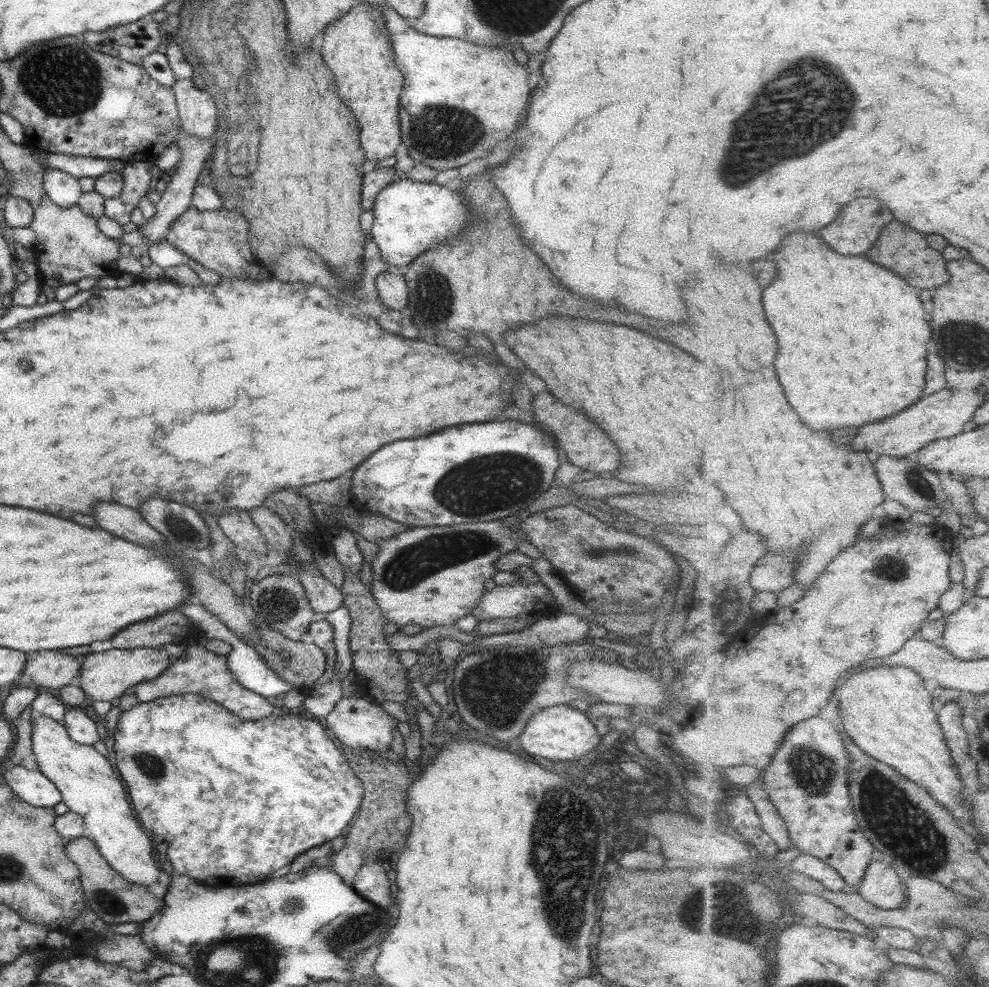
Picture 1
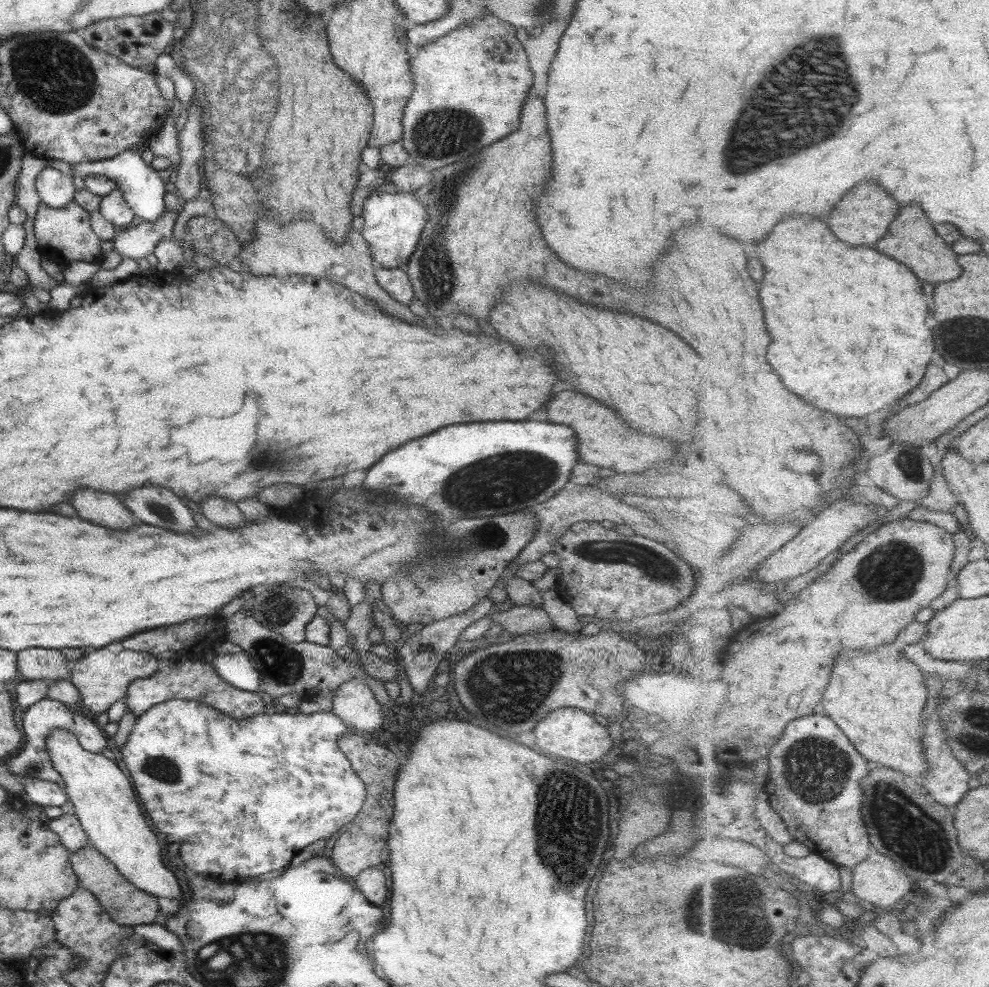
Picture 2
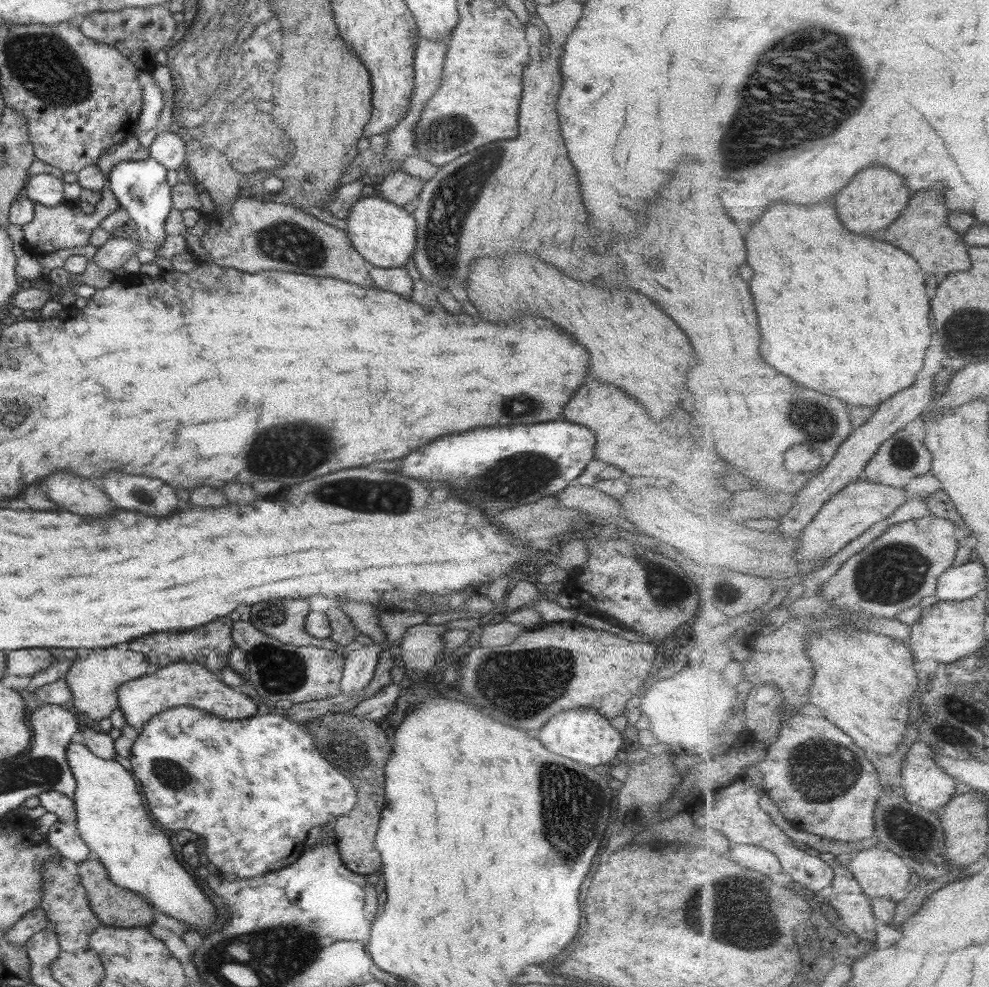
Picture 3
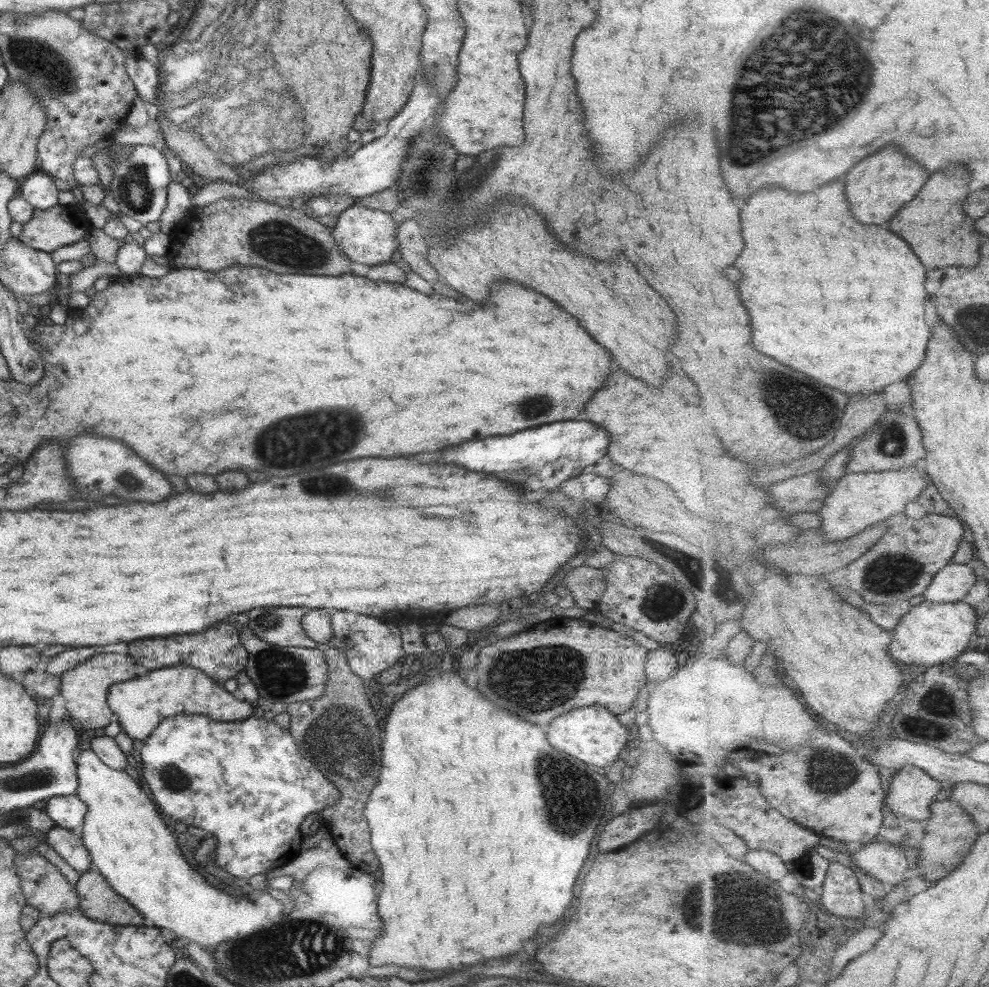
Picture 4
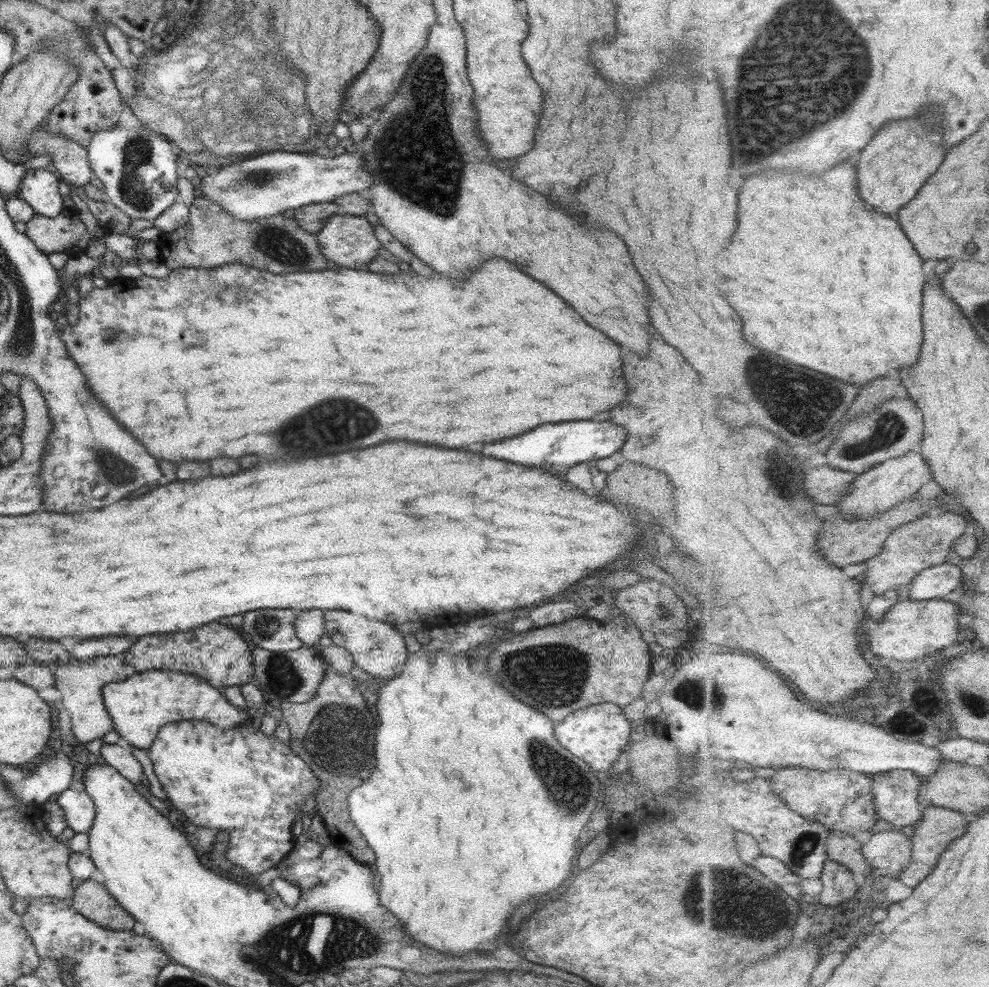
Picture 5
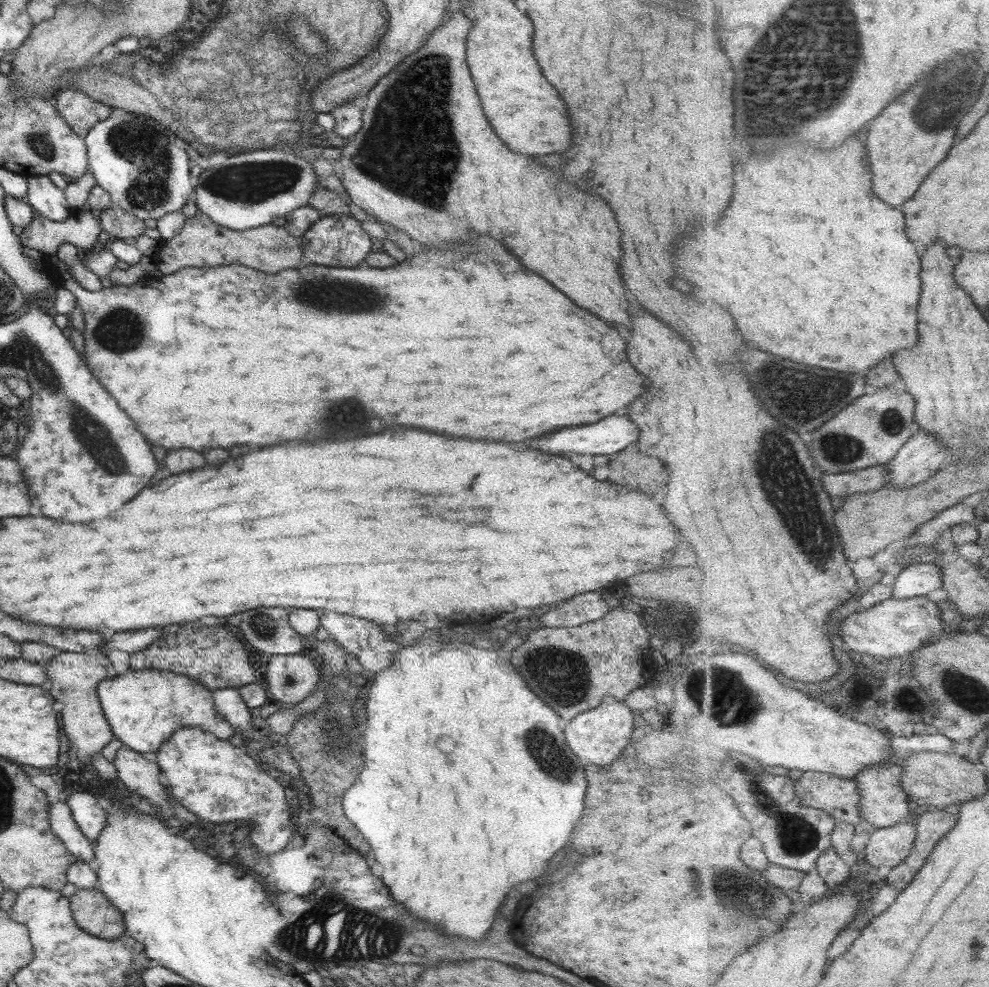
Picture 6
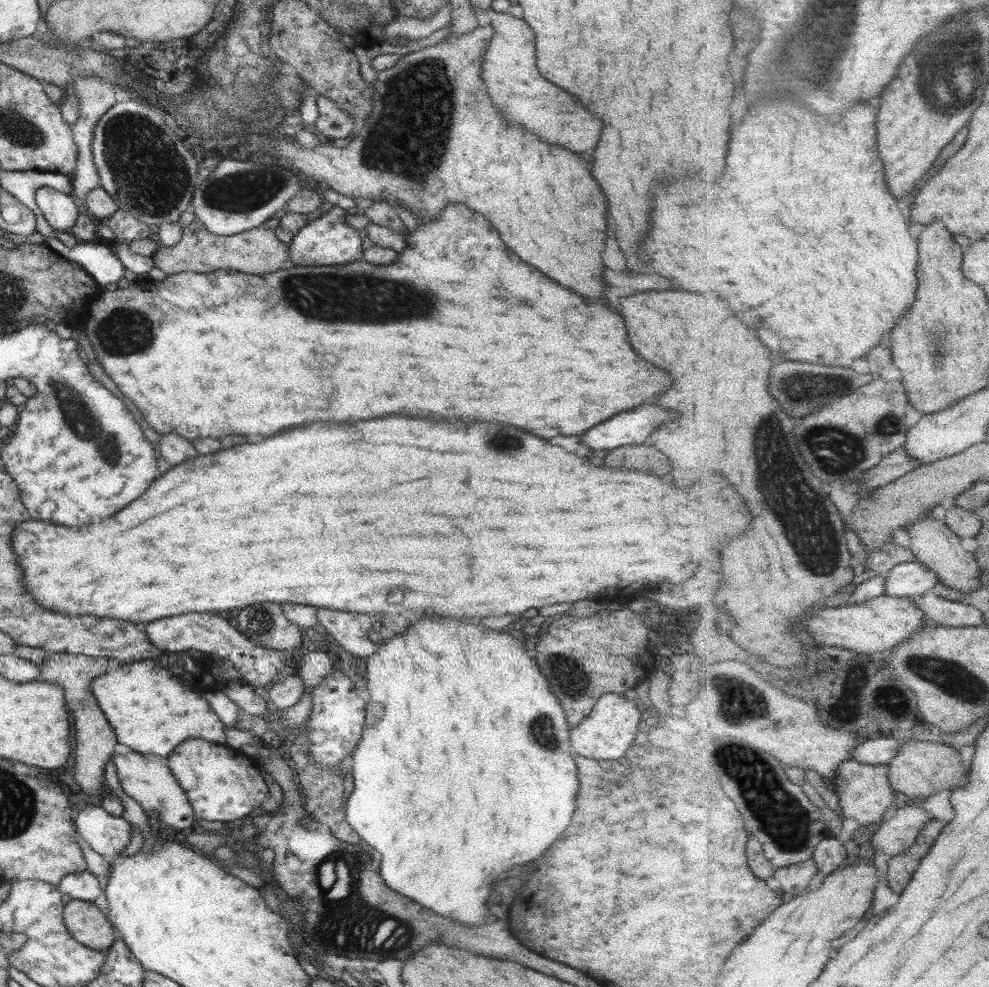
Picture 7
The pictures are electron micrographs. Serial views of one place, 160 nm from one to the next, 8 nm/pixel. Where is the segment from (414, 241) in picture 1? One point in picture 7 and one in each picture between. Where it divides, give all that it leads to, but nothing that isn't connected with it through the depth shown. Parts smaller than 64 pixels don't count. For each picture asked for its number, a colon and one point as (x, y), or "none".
2: (392, 221)
3: (384, 234)
4: (367, 236)
5: (347, 241)
6: (335, 240)
7: (327, 240)

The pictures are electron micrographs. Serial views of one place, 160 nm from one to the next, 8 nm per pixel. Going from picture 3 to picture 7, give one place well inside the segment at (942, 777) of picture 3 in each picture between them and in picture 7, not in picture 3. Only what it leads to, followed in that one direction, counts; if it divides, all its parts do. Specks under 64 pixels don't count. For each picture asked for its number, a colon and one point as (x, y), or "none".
4: (913, 791)
5: (897, 792)
6: (884, 803)
7: (866, 794)

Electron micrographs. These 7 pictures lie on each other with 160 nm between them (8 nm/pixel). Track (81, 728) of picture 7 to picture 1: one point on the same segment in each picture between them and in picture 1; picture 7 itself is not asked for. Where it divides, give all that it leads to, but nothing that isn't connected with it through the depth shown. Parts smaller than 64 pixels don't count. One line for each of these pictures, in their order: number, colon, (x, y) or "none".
1: (104, 675)
2: (101, 677)
3: (93, 681)
4: (84, 687)
5: (79, 683)
6: (74, 677)

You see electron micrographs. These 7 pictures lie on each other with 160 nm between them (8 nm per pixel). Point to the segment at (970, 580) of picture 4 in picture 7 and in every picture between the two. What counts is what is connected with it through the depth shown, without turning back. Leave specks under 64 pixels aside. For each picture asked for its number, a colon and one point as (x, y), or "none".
5: (937, 581)
6: (918, 579)
7: (907, 579)

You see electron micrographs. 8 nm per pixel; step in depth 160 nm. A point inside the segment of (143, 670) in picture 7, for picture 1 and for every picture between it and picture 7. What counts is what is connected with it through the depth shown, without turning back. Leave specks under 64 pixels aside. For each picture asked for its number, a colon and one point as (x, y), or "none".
1: (196, 670)
2: (190, 680)
3: (178, 684)
4: (138, 704)
5: (139, 706)
6: (142, 707)

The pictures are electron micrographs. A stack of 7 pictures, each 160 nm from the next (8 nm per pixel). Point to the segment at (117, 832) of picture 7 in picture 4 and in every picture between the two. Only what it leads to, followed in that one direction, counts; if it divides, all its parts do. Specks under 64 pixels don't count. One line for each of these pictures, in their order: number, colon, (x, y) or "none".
4: (67, 812)
5: (77, 809)
6: (88, 812)

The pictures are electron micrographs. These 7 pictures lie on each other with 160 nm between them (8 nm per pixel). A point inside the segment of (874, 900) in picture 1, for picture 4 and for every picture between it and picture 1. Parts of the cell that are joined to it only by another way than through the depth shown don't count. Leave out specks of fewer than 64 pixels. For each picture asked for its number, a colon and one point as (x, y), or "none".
2: (879, 880)
3: (880, 872)
4: (885, 861)

